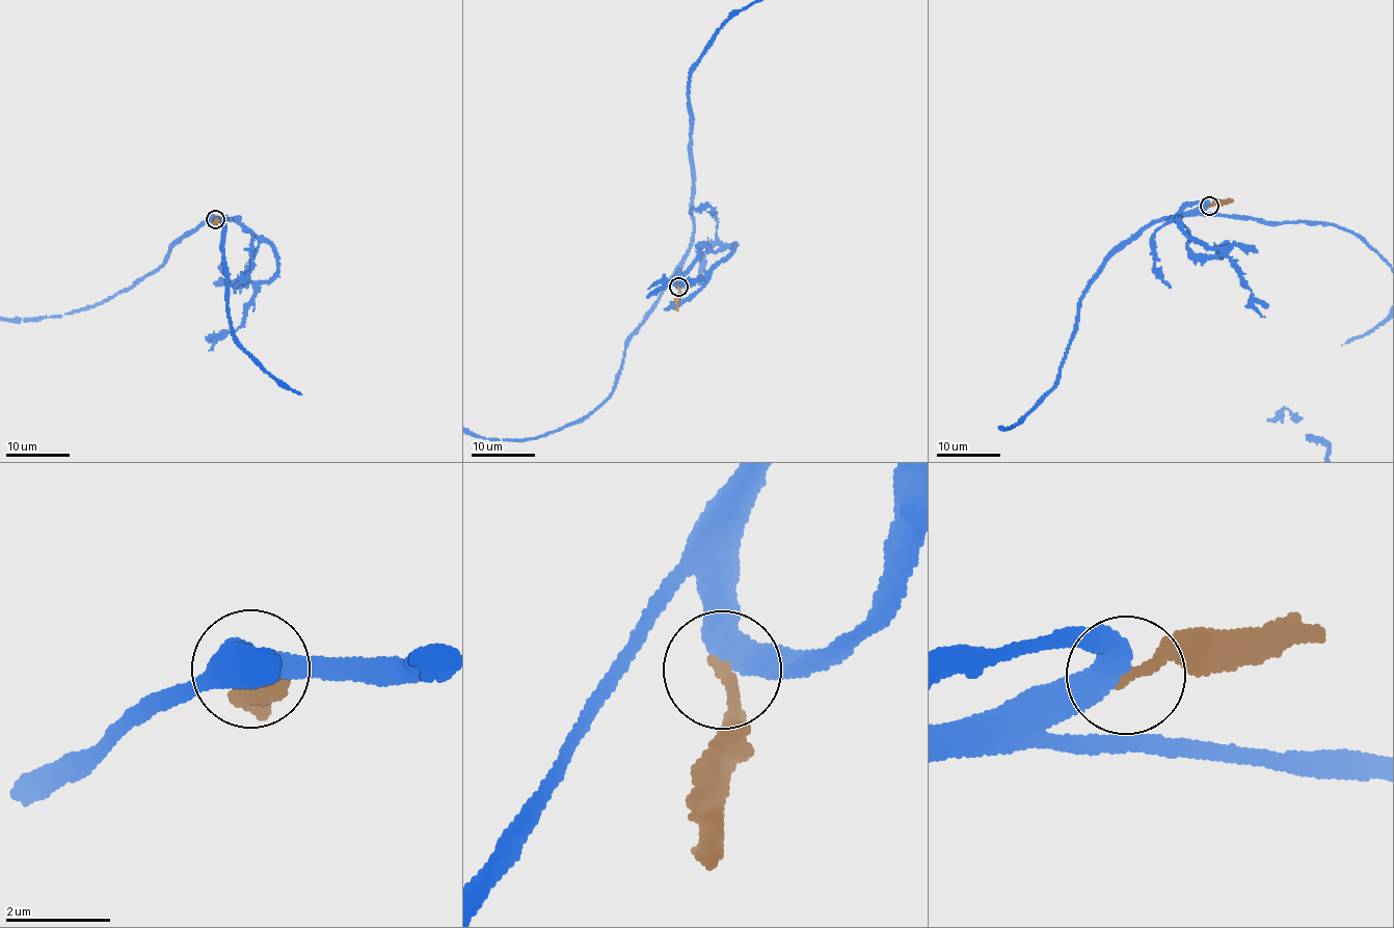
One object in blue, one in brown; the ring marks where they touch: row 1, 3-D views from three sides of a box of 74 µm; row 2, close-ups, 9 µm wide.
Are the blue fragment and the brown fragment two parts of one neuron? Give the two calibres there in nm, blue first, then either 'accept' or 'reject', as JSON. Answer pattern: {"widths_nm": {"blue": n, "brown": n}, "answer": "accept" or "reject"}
{"widths_nm": {"blue": 440, "brown": 240}, "answer": "reject"}

